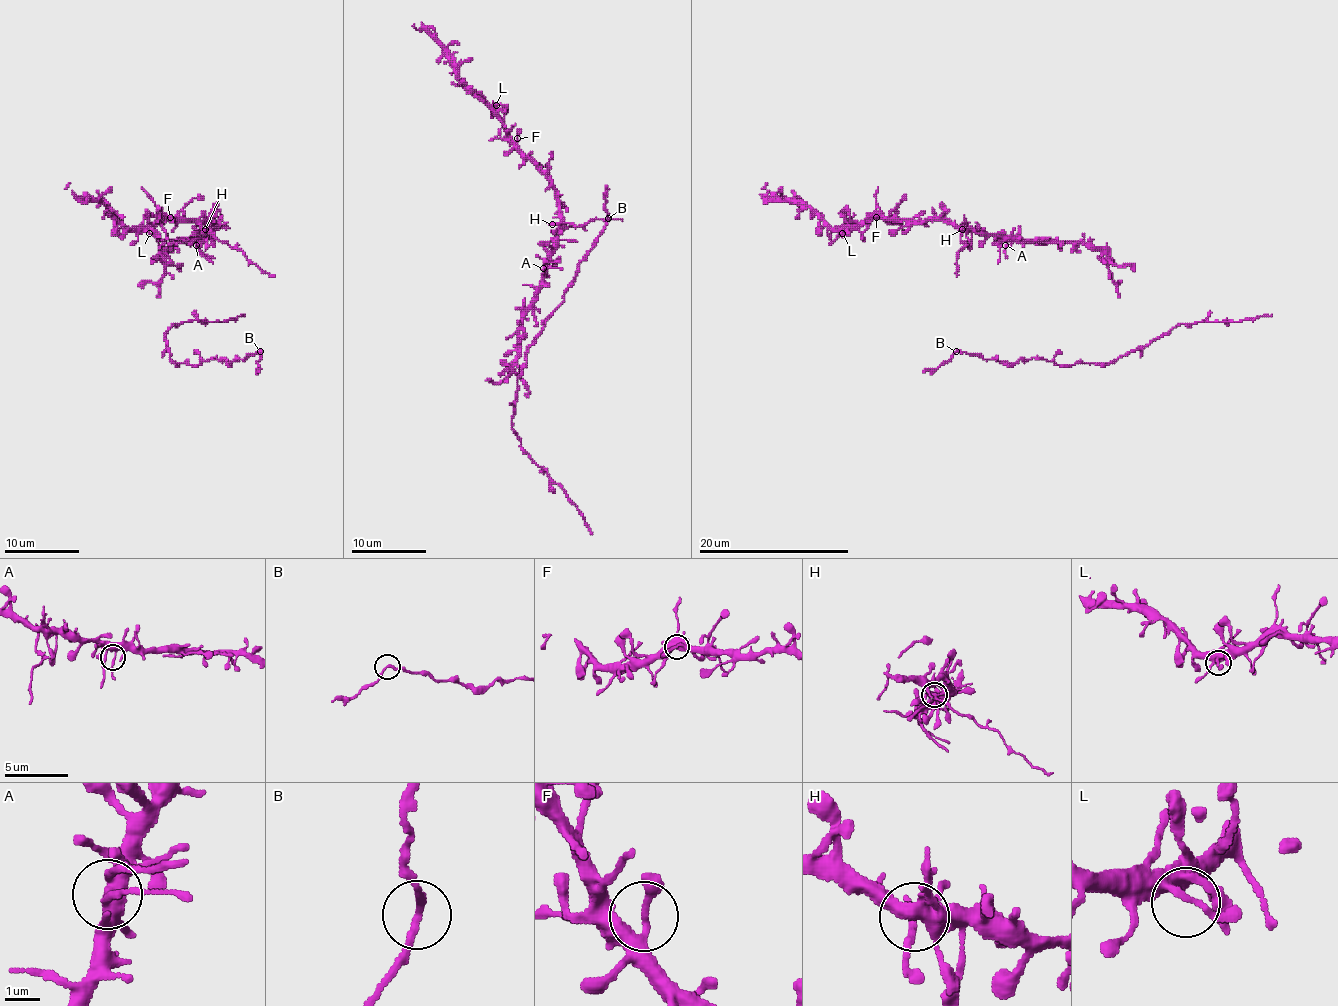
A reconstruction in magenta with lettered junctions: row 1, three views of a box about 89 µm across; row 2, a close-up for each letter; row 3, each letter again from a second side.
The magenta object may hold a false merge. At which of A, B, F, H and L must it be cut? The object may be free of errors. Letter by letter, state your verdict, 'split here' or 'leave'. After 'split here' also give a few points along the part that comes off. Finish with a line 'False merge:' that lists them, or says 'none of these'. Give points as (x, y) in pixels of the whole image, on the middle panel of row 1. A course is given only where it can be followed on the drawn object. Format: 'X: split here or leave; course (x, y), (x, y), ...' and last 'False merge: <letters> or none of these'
A: leave
B: leave
F: leave
H: split here; course (553, 225), (586, 225), (596, 219), (622, 219)
L: leave
False merge: H

